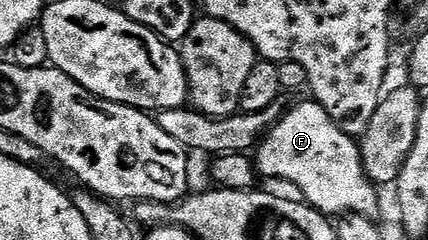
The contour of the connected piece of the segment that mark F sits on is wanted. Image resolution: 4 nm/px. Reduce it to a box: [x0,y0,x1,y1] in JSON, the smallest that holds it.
[257,100,381,219]

